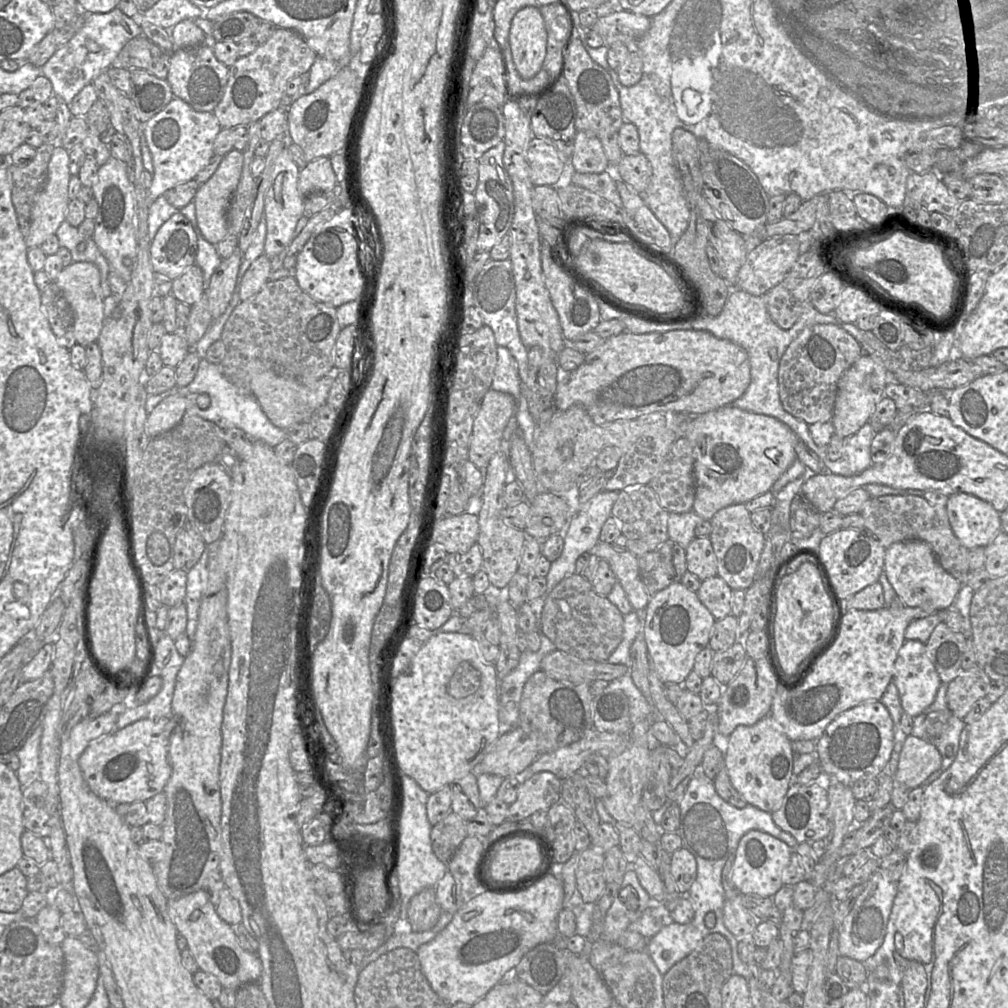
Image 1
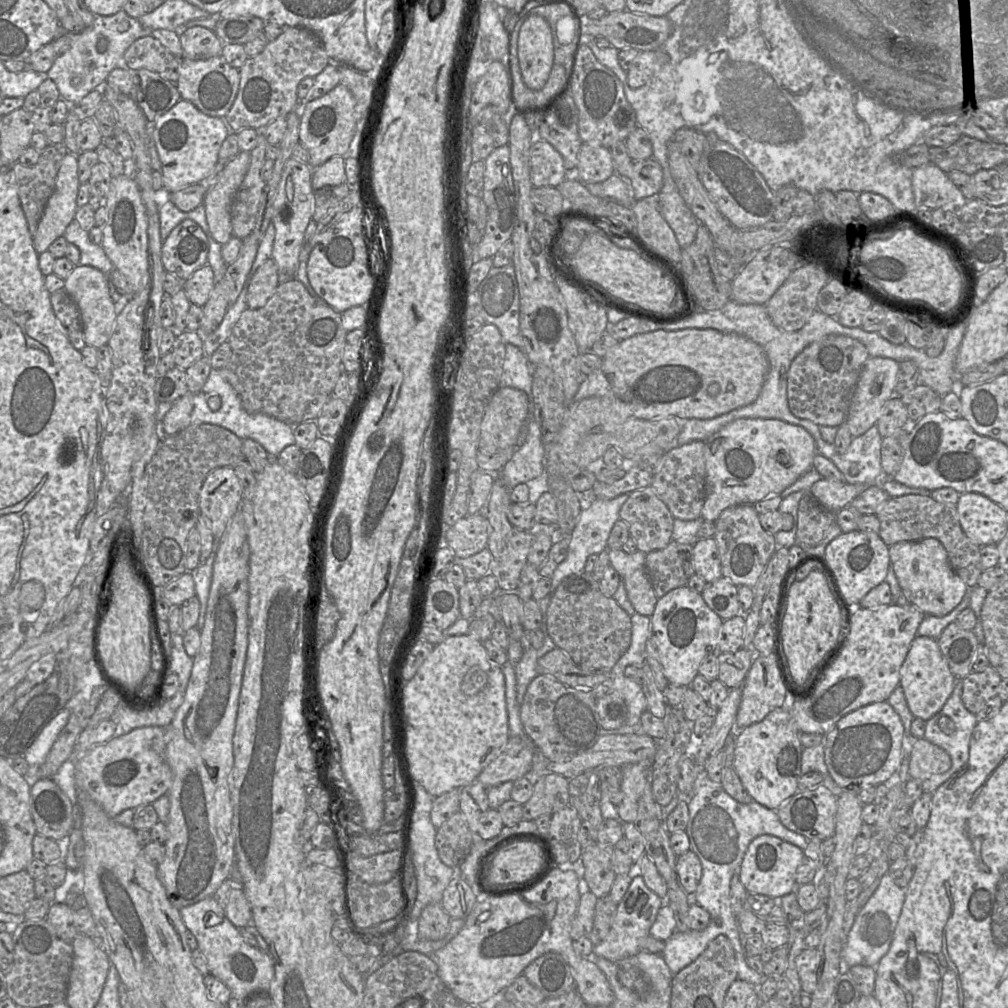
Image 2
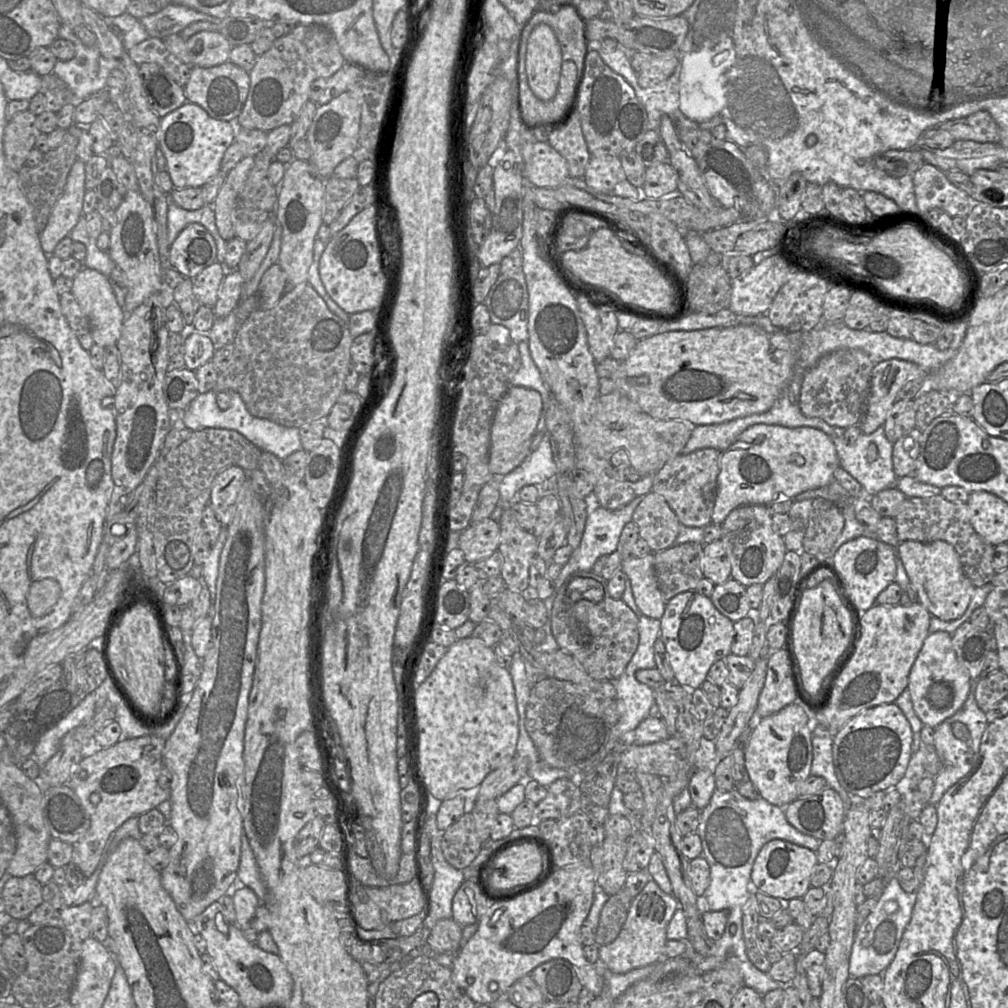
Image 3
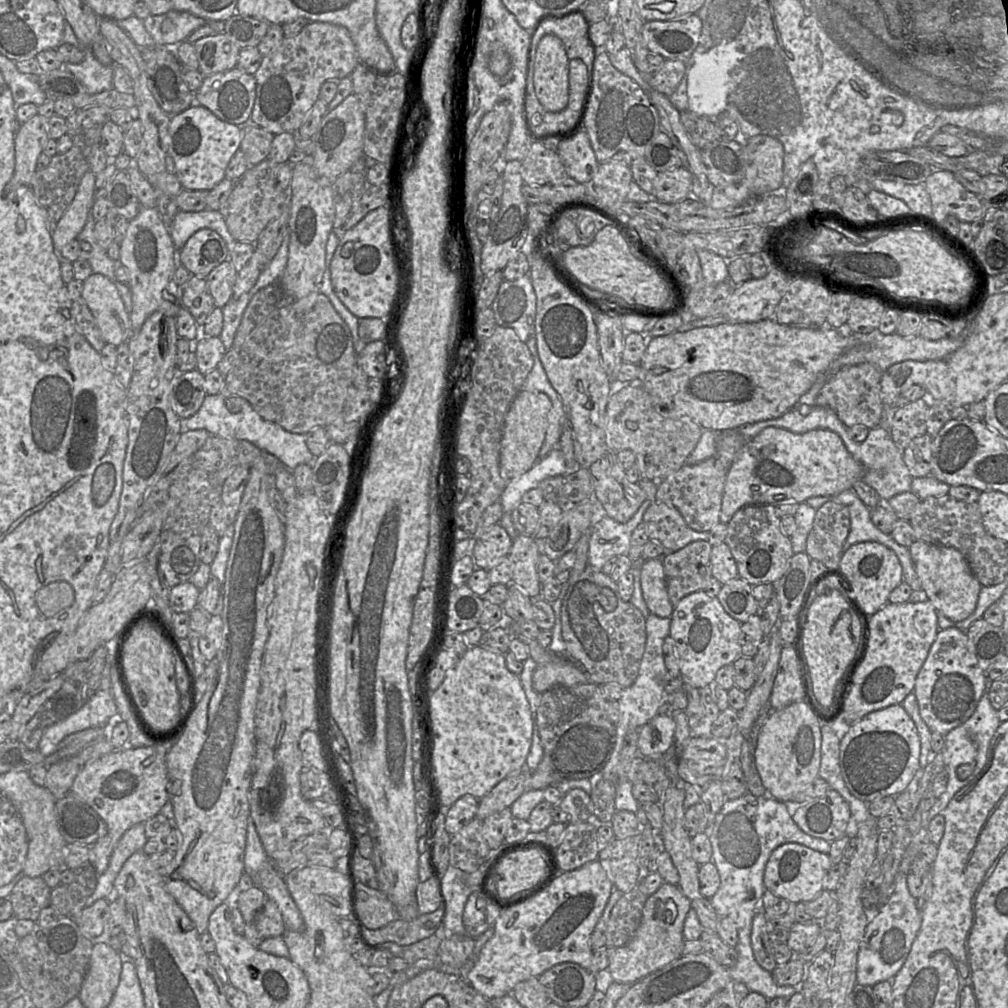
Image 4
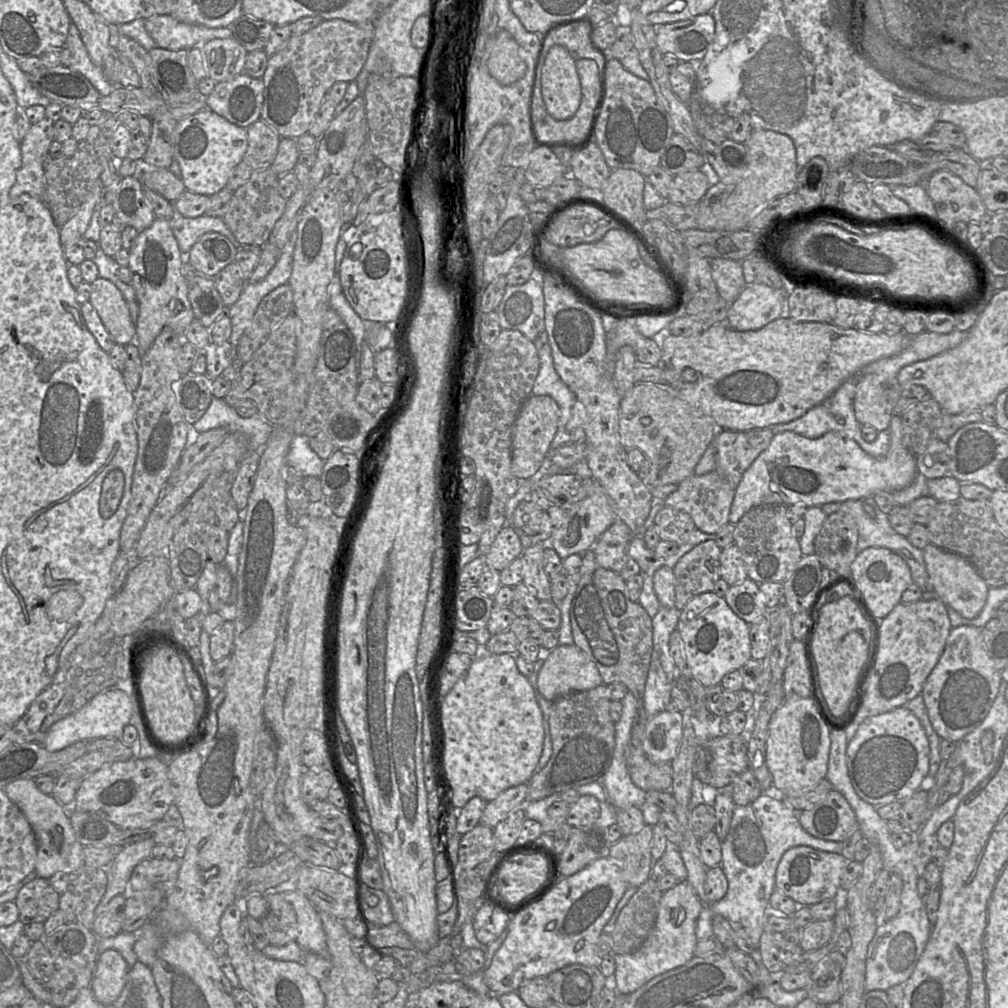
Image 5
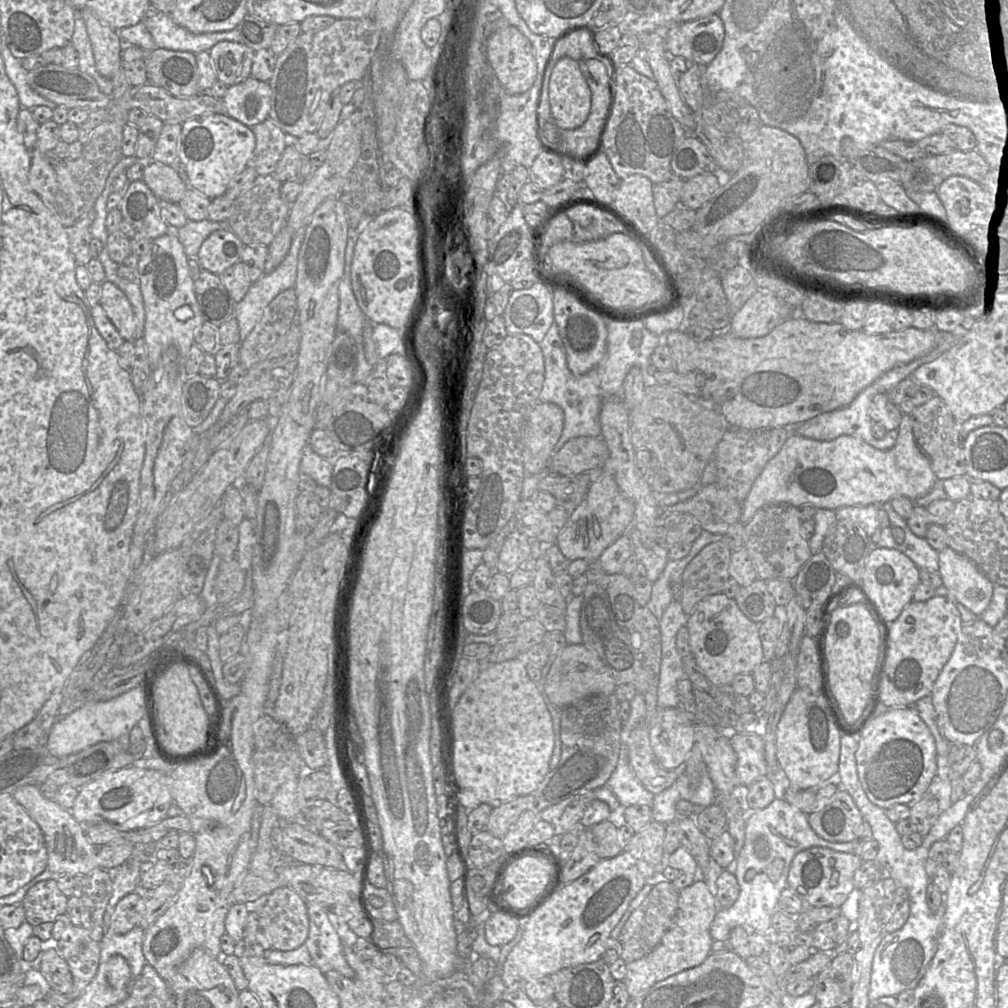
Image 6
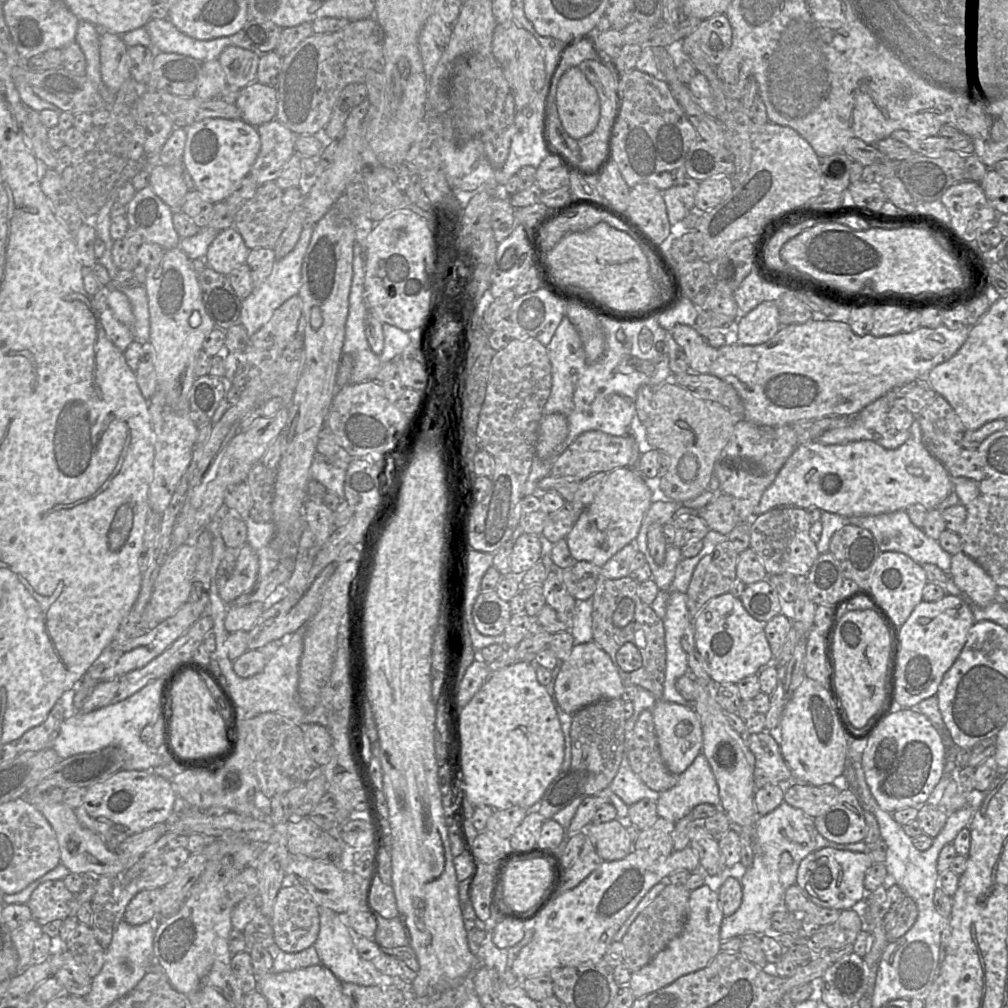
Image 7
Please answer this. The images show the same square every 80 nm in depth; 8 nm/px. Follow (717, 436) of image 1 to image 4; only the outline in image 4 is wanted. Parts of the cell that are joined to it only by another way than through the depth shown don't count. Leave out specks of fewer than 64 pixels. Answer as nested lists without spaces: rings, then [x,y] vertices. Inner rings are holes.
[[[767,427],[742,447],[728,469],[720,523],[727,524],[738,510],[747,505],[805,503],[812,497],[839,494],[850,490],[862,475],[863,467],[835,432],[814,429],[798,434],[783,428]]]

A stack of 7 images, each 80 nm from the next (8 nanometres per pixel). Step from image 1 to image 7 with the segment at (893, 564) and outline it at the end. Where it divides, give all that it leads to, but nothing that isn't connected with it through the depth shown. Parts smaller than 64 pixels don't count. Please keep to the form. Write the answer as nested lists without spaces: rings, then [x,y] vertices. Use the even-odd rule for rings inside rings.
[[[965,554],[952,555],[948,574],[964,596],[975,605],[986,607],[994,600],[998,586],[975,560]]]

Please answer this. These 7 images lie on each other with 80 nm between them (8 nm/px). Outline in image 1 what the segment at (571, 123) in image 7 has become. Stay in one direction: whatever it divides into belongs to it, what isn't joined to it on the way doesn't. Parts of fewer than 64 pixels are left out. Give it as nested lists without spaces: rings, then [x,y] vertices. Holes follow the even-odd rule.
[[[526,6],[515,13],[508,41],[520,76],[525,80],[534,78],[542,69],[547,50],[547,32],[538,8]]]

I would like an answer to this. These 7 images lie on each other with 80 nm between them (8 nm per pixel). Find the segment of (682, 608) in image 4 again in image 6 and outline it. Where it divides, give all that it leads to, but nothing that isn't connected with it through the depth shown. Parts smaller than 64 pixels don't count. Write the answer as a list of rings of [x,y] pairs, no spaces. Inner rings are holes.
[[[714,594],[701,600],[688,615],[686,627],[695,661],[714,686],[731,685],[738,674],[751,674],[765,661],[759,623],[746,617],[734,598],[725,594]]]

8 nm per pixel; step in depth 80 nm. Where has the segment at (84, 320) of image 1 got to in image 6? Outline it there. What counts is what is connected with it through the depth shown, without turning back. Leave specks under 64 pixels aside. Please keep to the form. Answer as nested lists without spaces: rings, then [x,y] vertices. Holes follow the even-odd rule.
[[[101,283],[100,305],[125,341],[133,341],[135,317],[126,295],[113,283]]]

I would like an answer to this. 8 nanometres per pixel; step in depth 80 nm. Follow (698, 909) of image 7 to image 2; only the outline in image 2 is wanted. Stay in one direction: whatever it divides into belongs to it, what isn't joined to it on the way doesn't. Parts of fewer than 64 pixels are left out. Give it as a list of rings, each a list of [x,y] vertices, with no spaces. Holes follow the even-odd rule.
[[[634,876],[625,895],[617,904],[608,935],[594,946],[593,954],[612,962],[620,962],[635,956],[639,952],[639,941],[649,936],[650,928],[663,906],[664,900],[646,886],[642,876]]]

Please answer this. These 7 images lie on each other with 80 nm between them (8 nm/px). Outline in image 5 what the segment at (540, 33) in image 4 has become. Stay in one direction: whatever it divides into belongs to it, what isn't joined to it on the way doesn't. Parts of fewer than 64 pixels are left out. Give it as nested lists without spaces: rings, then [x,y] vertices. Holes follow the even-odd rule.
[[[567,22],[546,33],[538,58],[538,66],[543,66],[548,51],[554,45],[563,46],[574,60],[590,59],[595,61],[599,68],[606,67],[605,60],[593,49],[589,41],[588,26],[584,22]]]

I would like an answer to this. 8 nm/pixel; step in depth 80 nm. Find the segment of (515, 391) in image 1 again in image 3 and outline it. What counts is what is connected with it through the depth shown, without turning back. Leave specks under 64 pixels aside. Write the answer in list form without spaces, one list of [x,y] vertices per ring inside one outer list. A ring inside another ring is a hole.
[[[519,342],[518,348],[521,357],[521,367],[512,379],[512,386],[515,385],[536,390],[541,394],[545,405],[548,404],[548,400],[553,395],[531,357],[529,342]]]

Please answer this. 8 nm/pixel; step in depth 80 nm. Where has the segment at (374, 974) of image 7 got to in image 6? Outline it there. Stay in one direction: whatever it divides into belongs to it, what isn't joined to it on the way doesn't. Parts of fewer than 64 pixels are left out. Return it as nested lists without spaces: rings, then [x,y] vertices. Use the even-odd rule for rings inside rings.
[[[307,903],[307,912],[309,933],[304,945],[308,948],[312,963],[323,973],[335,970],[346,978],[354,978],[355,972],[344,956],[344,943],[329,915],[311,903]]]

